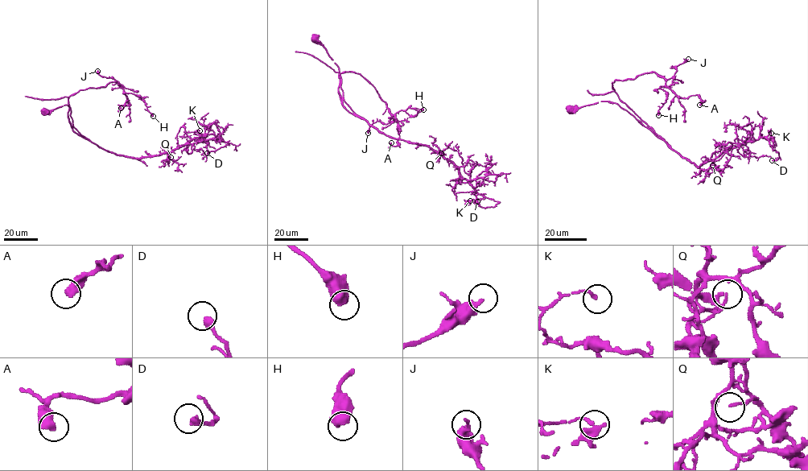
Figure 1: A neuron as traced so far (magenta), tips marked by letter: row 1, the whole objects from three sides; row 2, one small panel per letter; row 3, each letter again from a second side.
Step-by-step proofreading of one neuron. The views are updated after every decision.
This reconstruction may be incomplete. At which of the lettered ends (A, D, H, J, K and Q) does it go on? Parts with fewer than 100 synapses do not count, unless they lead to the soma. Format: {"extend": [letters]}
{"extend": []}

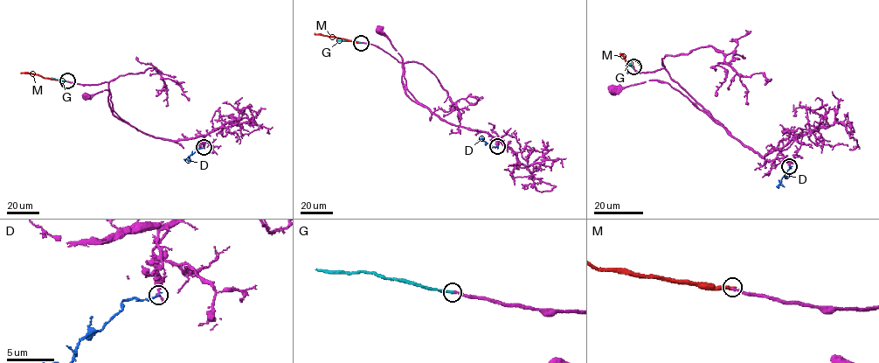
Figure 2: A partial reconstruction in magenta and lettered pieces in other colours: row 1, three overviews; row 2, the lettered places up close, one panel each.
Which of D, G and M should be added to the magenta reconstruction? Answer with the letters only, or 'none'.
G

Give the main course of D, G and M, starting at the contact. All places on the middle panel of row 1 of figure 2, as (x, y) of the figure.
D: (497, 146), (491, 146), (481, 138), (478, 143)
G: (361, 42), (337, 40)
M: (361, 43), (314, 33)

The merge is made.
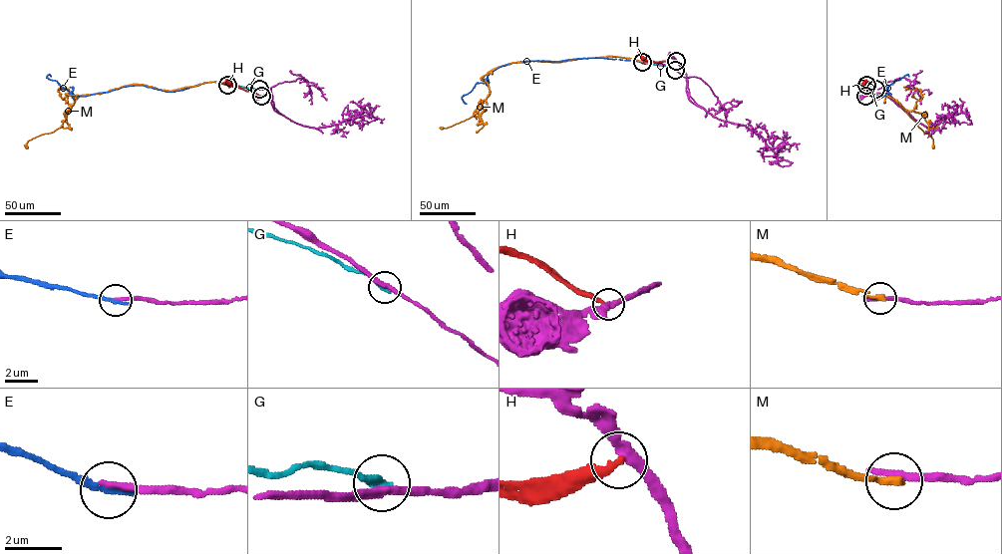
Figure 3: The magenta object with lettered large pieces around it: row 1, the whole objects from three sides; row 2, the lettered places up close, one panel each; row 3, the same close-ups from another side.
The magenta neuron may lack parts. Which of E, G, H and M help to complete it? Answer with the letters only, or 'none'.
none

